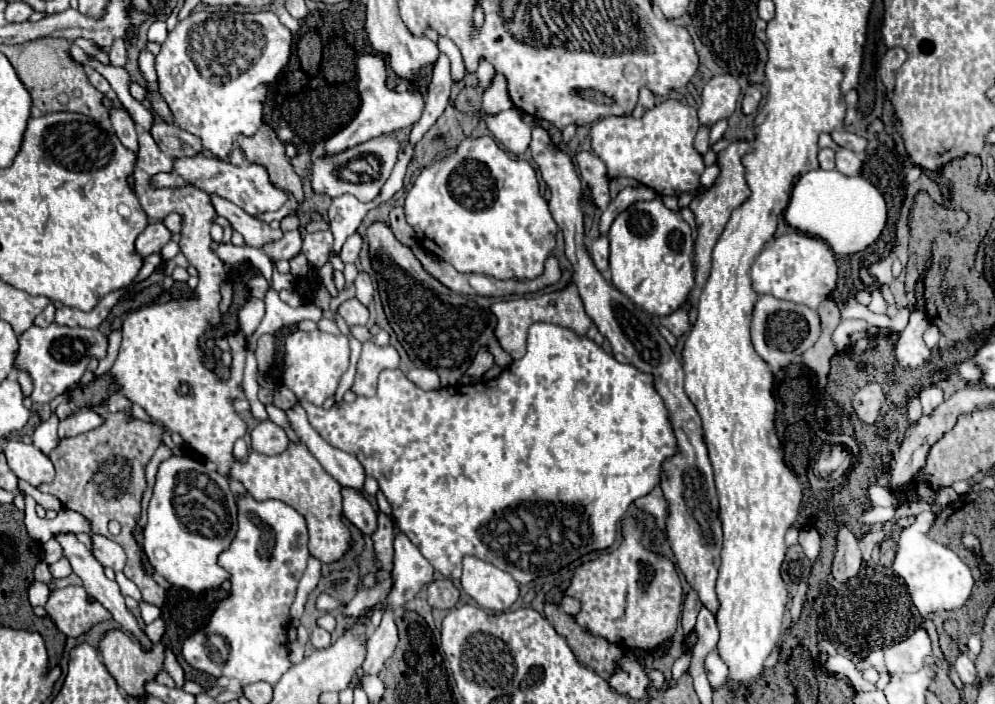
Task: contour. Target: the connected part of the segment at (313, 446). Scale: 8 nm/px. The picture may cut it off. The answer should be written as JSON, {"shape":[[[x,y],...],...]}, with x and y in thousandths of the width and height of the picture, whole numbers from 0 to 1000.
{"shape":[[[302,575],[291,578],[287,584],[287,592],[289,592],[291,607],[302,621],[302,626],[322,655],[322,661],[326,663],[326,669],[330,675],[334,675],[346,692],[364,695],[366,680],[368,680],[368,672],[366,672],[364,658],[356,646],[352,646],[348,641],[342,641],[340,635],[336,635],[328,624],[324,624],[322,615],[310,601],[308,584]]]}

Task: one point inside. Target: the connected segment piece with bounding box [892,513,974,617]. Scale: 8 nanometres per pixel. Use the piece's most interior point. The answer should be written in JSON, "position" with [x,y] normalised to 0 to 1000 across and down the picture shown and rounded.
{"position":[941,821]}

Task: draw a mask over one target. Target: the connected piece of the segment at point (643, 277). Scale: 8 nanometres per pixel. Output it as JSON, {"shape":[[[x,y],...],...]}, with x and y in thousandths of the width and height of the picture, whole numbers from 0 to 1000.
{"shape":[[[663,280],[639,286],[625,300],[613,328],[613,388],[621,413],[645,433],[653,447],[679,442],[697,408],[695,388],[695,325],[683,303],[671,297]]]}

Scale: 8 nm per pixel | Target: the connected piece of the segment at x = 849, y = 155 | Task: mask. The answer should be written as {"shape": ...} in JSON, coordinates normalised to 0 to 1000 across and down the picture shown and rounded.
{"shape":[[[852,212],[840,214],[840,240],[842,243],[846,243],[848,249],[862,249],[864,237],[866,237],[864,220],[860,220],[858,214],[852,214]]]}

